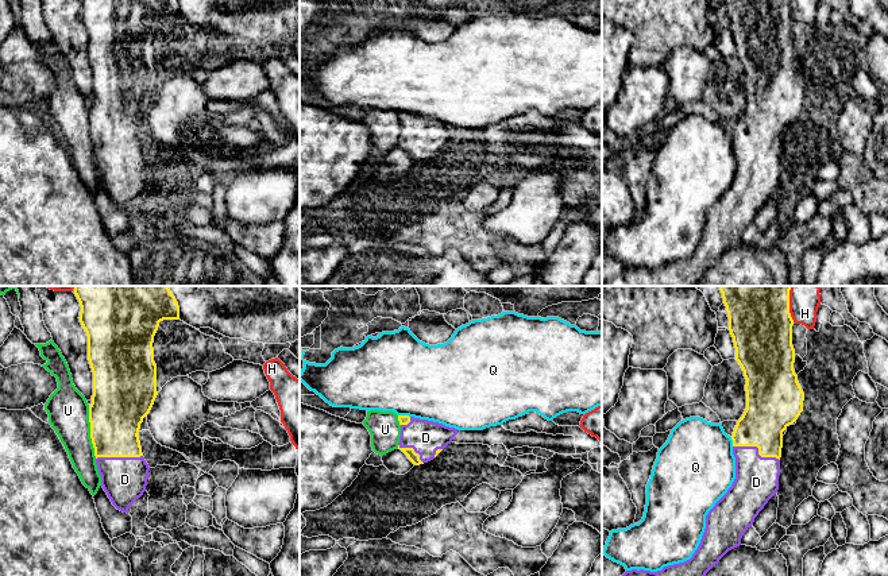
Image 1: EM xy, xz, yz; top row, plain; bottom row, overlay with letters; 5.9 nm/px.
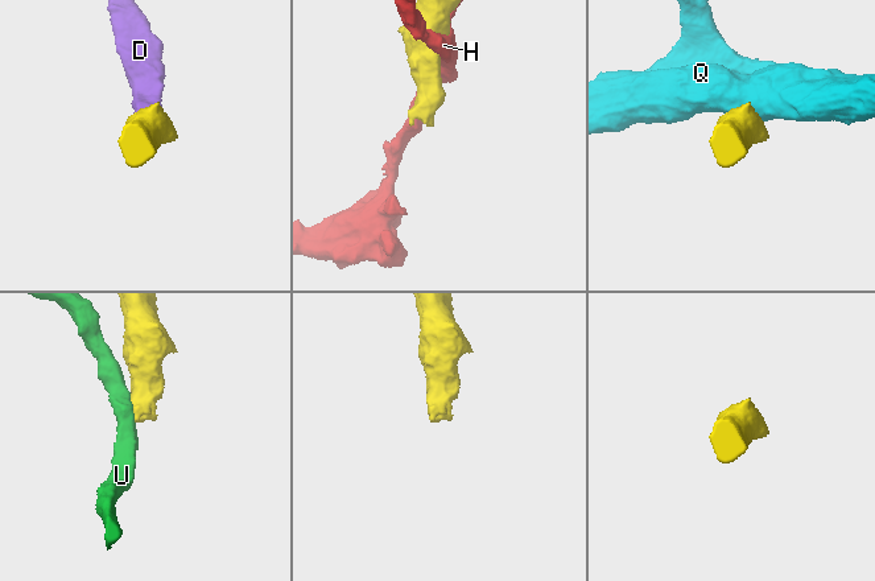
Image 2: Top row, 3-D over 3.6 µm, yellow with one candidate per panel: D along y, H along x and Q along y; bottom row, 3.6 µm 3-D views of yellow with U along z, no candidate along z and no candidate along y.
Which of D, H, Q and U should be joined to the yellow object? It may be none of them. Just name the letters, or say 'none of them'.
D

